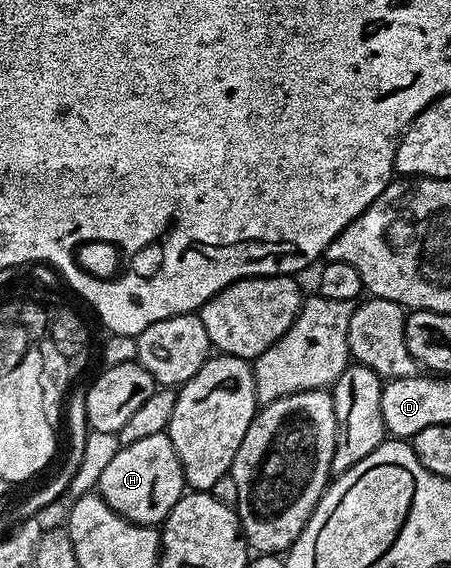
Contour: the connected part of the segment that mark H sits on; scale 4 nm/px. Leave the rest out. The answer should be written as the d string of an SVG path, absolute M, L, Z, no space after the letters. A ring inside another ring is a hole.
M164 432L118 448L108 467L104 467L100 474L96 492L108 507L112 507L112 511L124 519L137 525L158 527L166 520L172 507L176 507L186 488L176 447L172 447L172 439Z

